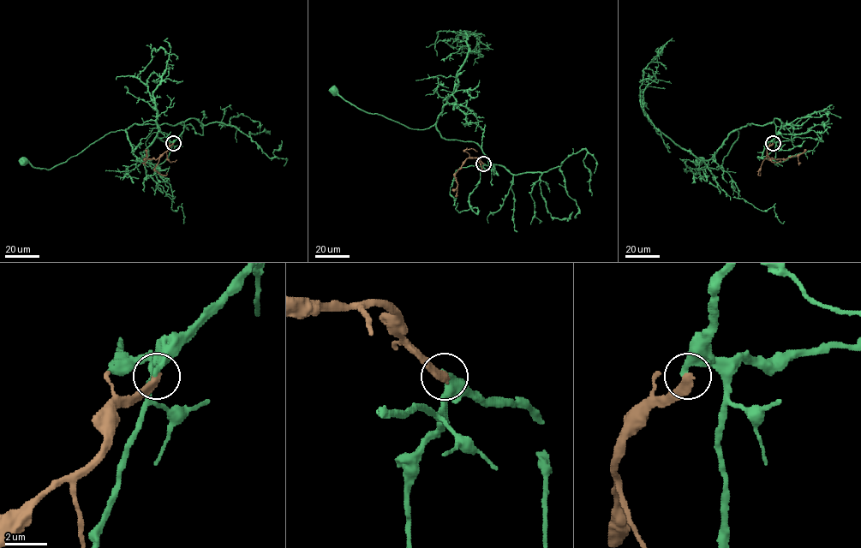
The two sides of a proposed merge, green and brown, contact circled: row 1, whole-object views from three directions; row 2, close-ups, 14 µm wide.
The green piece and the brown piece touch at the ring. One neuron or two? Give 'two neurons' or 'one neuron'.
two neurons

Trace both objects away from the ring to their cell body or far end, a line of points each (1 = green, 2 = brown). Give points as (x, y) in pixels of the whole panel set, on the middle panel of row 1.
1: (483, 163), (494, 166), (475, 142), (444, 139), (434, 124), (425, 129), (409, 128), (356, 107), (333, 90)
2: (483, 163), (478, 157), (466, 159), (455, 175), (457, 184), (456, 196)

